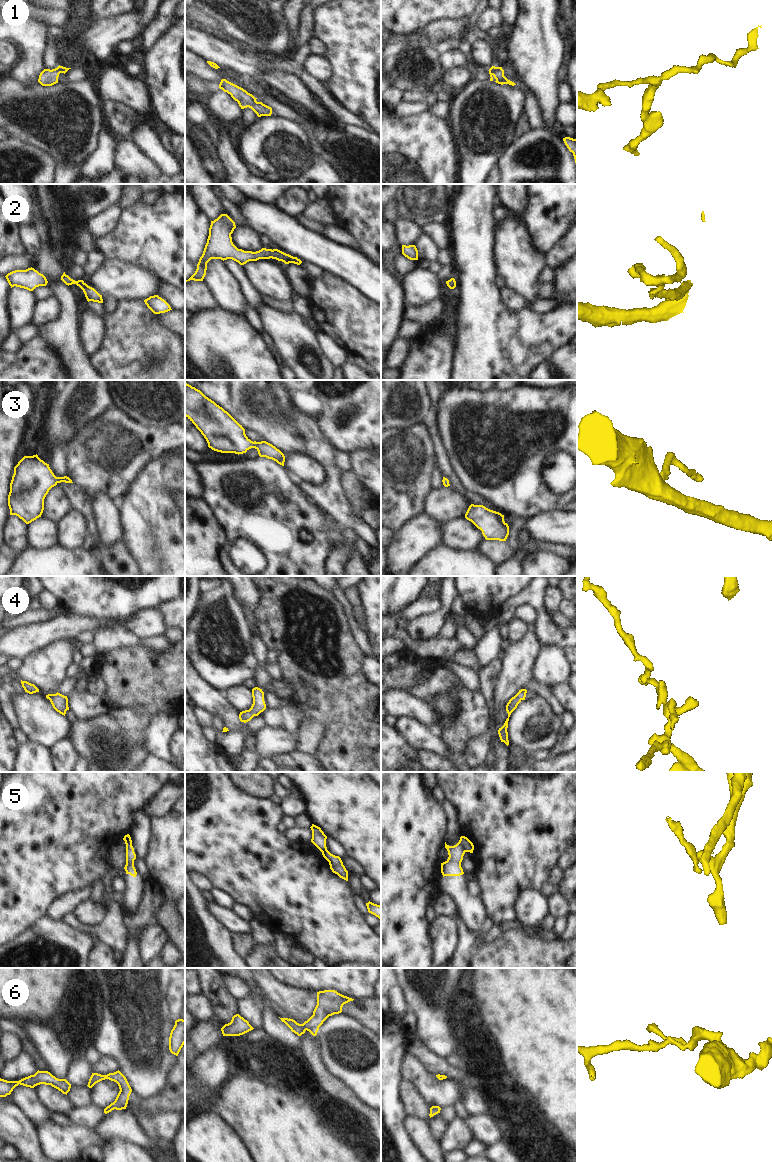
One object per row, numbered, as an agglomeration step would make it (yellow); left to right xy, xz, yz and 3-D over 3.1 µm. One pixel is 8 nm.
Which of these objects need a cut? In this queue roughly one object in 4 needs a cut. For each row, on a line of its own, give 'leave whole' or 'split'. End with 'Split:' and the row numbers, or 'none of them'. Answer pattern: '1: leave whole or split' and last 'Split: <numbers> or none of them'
1: leave whole
2: leave whole
3: leave whole
4: leave whole
5: split
6: leave whole
Split: 5

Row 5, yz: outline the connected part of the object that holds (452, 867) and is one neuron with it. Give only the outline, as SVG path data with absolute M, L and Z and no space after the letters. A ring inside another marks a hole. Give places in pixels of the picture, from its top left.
M445 842L445 848L448 851L448 859L441 863L441 873L444 876L460 876L463 875L463 869L461 867L461 862L465 851L463 850L460 842L454 846L449 846Z

